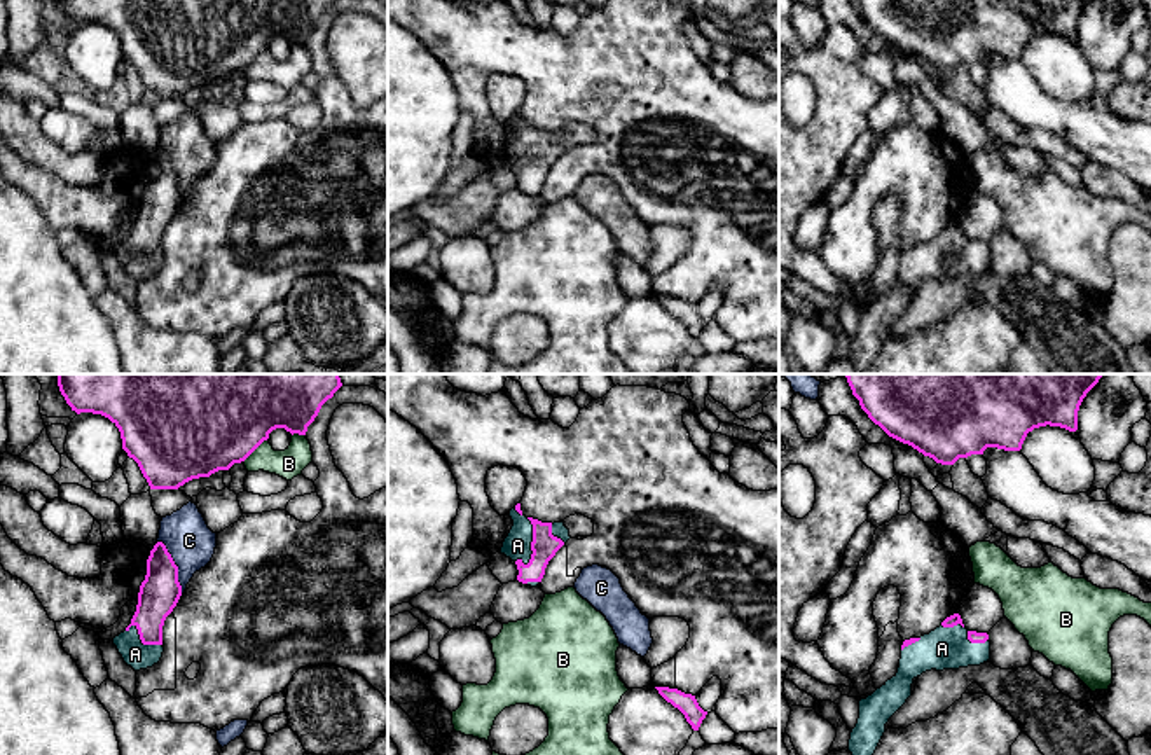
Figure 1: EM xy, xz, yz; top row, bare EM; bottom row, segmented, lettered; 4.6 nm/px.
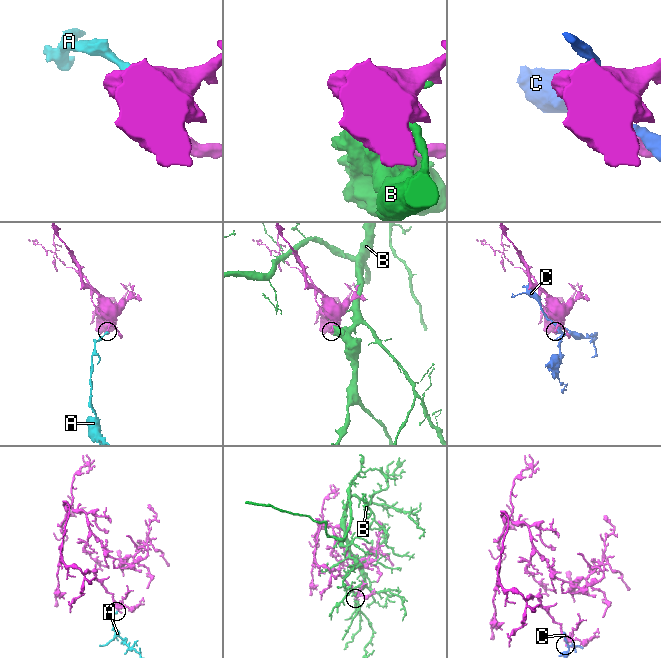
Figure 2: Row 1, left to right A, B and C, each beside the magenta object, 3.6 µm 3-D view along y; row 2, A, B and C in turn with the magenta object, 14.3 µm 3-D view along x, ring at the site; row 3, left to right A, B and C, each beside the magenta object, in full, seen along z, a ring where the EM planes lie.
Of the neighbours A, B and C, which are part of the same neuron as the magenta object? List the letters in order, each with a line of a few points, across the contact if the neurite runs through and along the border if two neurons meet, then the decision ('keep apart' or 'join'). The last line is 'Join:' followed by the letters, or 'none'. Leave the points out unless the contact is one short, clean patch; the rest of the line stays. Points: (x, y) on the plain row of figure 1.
A: line xz (544, 154), (531, 151), (517, 154); join
B: keep apart
C: keep apart
Join: A

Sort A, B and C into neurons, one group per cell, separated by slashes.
A / B / C

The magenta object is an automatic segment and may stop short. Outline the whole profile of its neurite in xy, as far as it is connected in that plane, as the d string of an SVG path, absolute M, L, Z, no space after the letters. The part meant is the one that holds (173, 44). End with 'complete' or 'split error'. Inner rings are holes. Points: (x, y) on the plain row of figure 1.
M61 0L80 21L108 26L121 40L150 98L178 98L245 70L276 37L306 44L321 14L335 0Z; complete

